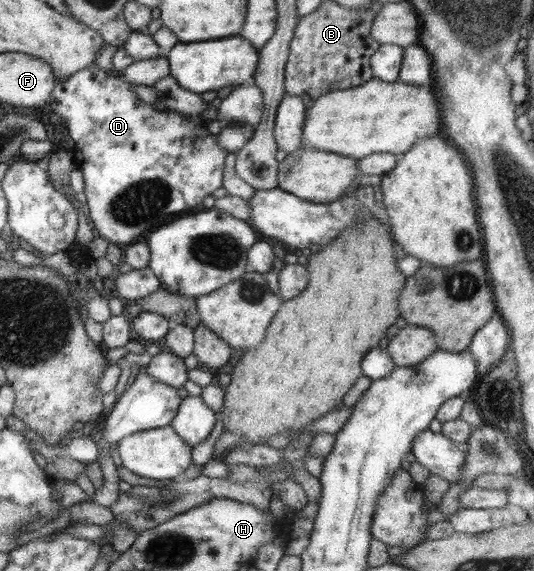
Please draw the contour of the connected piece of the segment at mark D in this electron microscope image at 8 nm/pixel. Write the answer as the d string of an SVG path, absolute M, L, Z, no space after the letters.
M96 64L88 66L86 70L76 72L72 74L70 78L57 82L53 88L51 99L49 100L50 108L56 112L58 117L62 118L62 124L66 126L68 131L68 137L74 141L73 156L80 171L84 175L84 194L86 195L86 202L88 205L88 216L94 224L95 231L98 232L100 238L108 240L110 243L114 243L120 248L128 245L132 245L136 242L136 238L144 232L155 232L156 228L168 224L174 220L174 216L183 216L189 214L203 203L204 198L212 195L218 190L222 190L223 183L223 171L225 168L225 159L229 153L226 149L218 145L216 136L212 135L203 126L197 126L191 120L190 115L182 115L175 111L167 110L155 110L152 105L141 102L134 94L135 85L122 79L120 73L110 74L106 70L98 67Z

